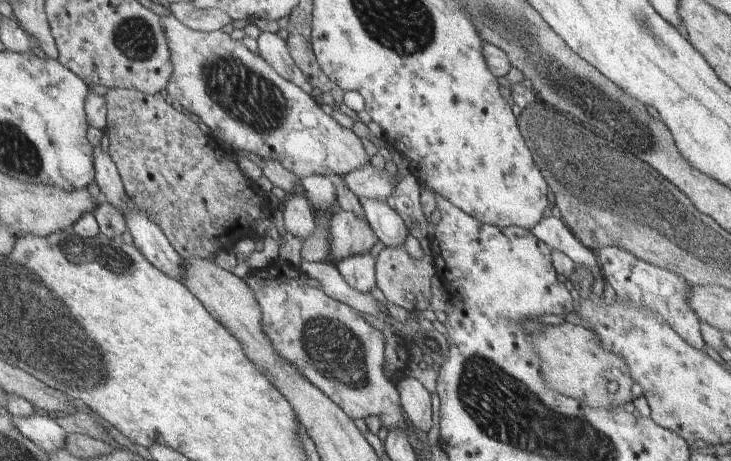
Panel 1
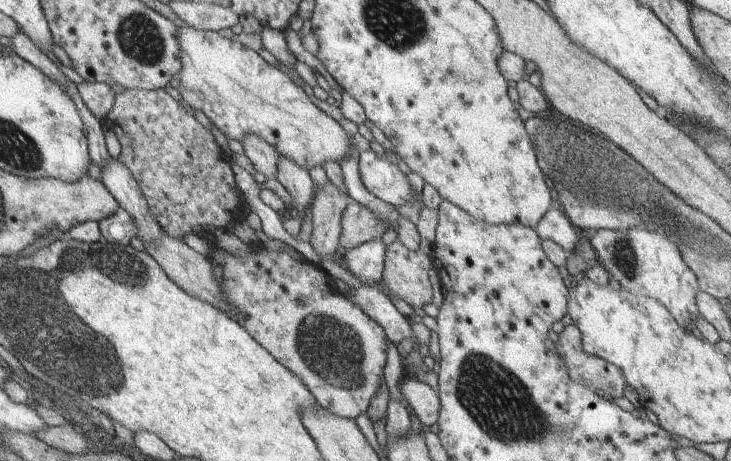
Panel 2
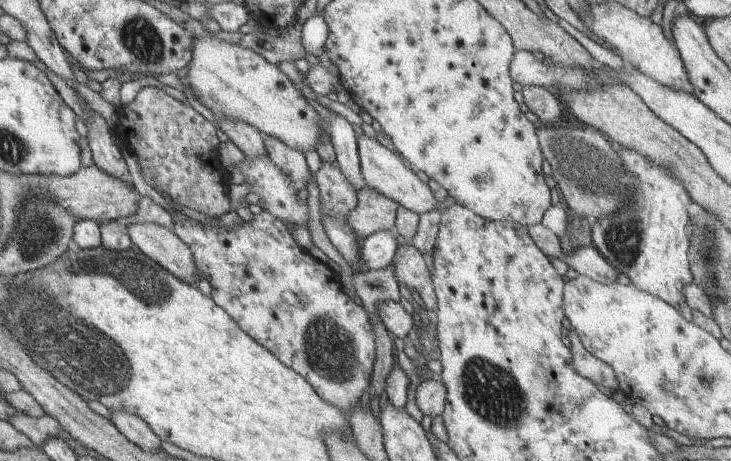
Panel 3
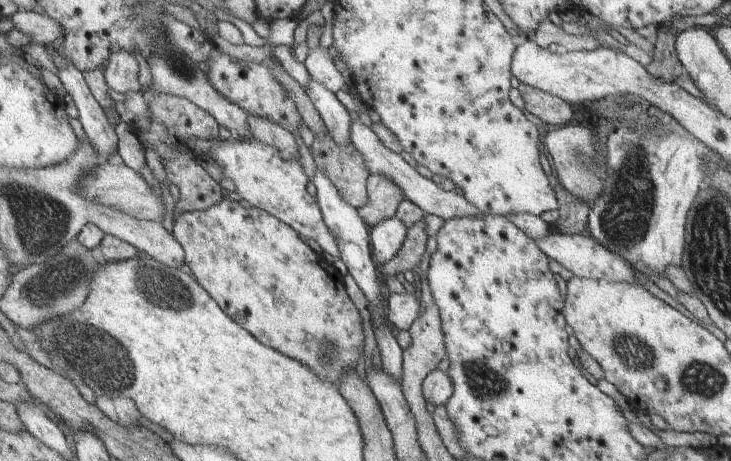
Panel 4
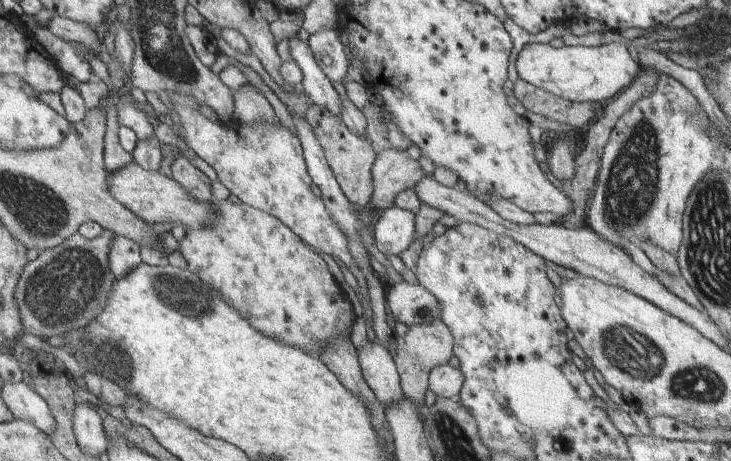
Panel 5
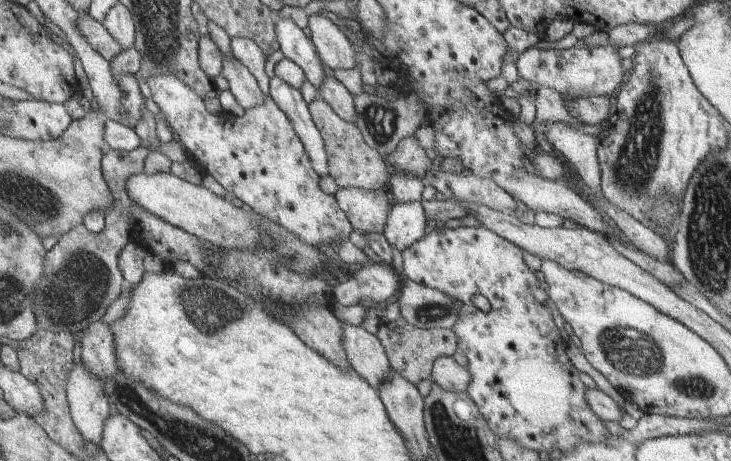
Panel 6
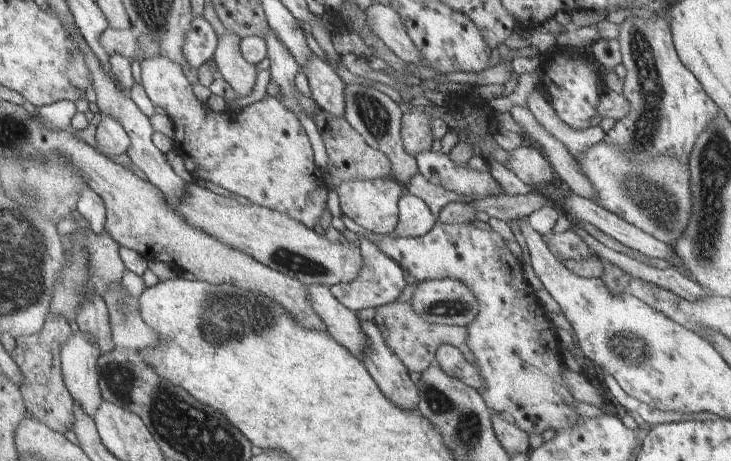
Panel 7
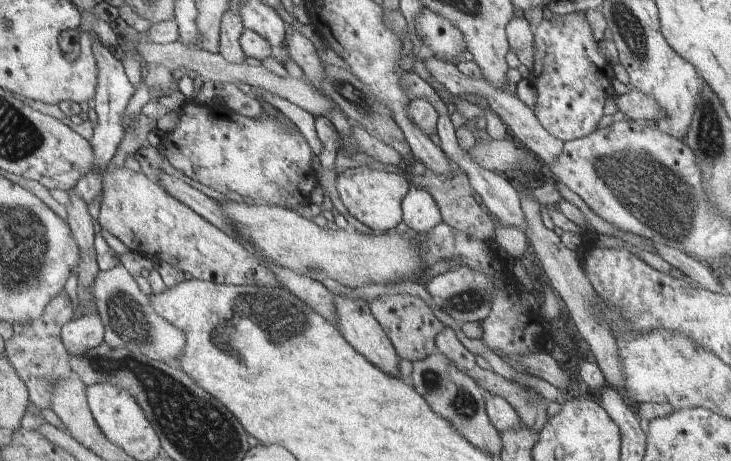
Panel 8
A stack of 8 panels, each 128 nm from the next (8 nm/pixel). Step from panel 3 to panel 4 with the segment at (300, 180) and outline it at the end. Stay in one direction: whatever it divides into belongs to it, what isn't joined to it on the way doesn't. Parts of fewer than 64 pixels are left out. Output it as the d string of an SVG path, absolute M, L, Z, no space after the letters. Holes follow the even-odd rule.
M251 116L248 119L248 128L254 139L258 139L262 144L279 148L280 154L286 160L300 160L300 147L294 139L294 135L288 132L283 125L276 124L268 118Z

